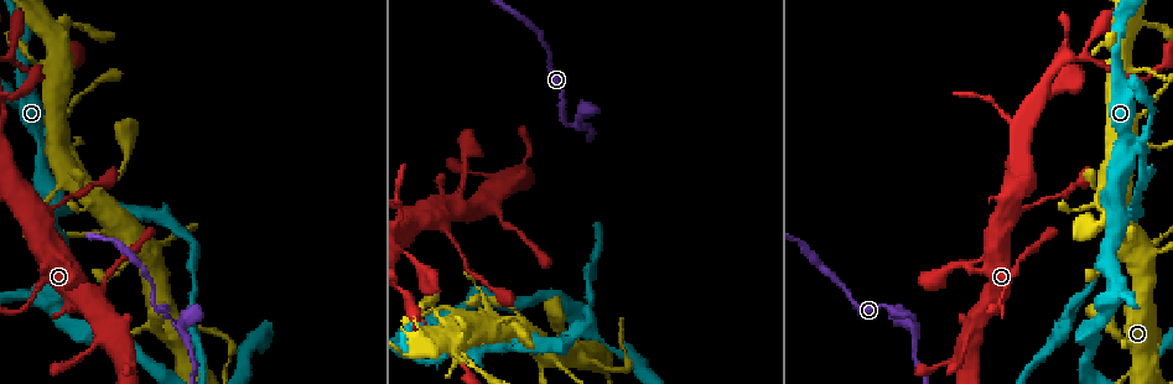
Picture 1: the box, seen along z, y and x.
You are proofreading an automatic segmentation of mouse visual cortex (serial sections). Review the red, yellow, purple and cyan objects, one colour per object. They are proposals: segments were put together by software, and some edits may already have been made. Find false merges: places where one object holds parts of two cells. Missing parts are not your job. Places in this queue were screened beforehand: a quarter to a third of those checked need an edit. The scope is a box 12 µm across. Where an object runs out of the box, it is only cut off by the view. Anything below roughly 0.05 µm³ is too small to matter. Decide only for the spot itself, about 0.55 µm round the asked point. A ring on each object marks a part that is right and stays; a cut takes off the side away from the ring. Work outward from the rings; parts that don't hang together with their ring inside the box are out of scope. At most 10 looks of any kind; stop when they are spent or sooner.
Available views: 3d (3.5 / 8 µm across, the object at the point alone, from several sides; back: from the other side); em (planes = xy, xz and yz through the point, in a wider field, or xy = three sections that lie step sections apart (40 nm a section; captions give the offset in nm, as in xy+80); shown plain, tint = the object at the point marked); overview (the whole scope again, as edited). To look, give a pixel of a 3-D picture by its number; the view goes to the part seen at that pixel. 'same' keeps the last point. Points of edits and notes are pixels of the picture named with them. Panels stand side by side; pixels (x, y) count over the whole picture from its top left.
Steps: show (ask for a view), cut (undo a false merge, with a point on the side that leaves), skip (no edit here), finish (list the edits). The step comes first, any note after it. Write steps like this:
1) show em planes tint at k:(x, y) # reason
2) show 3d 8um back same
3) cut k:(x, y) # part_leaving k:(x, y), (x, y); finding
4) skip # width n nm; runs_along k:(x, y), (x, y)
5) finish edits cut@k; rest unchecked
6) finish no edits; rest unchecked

show 3d 8um at 1:(207, 330) # abrupt turn

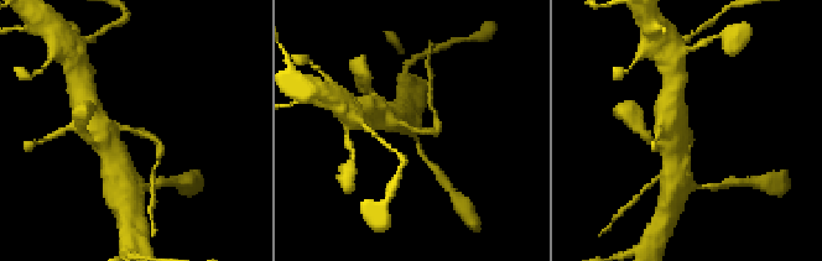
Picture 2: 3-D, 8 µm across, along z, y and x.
show 3d 3.5um at 2:(416, 130) # closer look

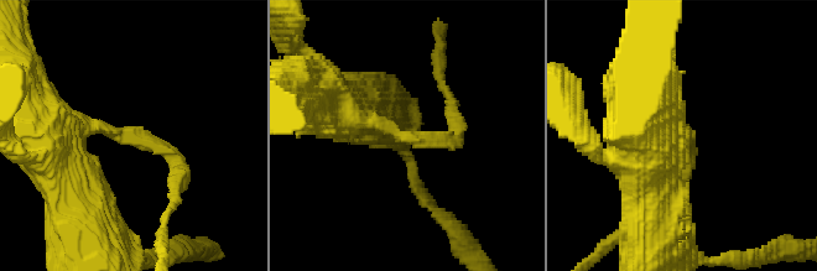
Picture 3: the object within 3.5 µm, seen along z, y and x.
show em xy step 2 tint at 3:(399, 137) # arm_widths 200, 450 nm; now the EM

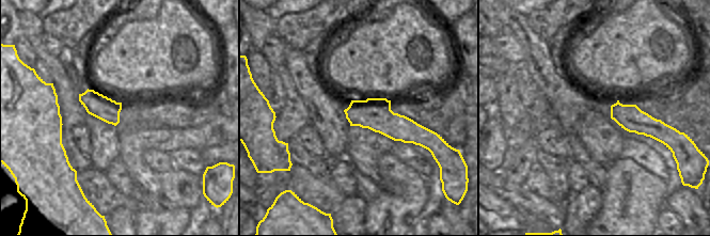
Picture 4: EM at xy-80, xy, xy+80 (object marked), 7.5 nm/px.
skip # runs_along 4:(347, 111), (427, 135); continuous, no second cell

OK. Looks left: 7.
show 3d 3.5um at 1:(914, 328) # a fork

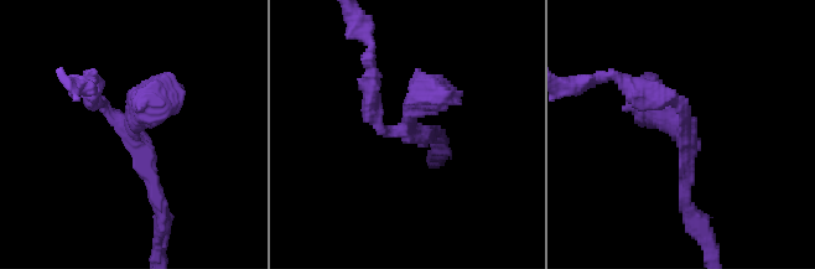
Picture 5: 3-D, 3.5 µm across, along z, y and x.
show em xy step 5 tint at 5:(402, 130) # arms 3; arm_widths 200, 250, 400 nm; need the tissue

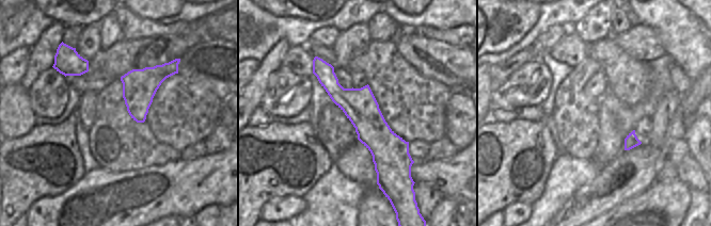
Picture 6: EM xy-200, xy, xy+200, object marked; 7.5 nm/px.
skip # runs_along 5:(94, 84), (124, 127), (177, 89); continuous, no second cell

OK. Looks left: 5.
show 3d 3.5um at 1:(491, 205) # thin arm on a thick one

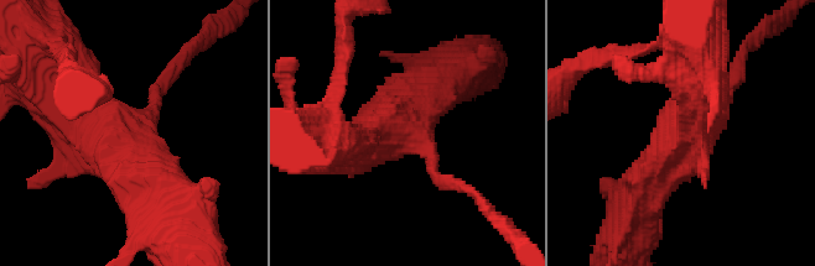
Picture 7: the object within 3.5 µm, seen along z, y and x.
show em xy step 1 tint at 7:(410, 129)

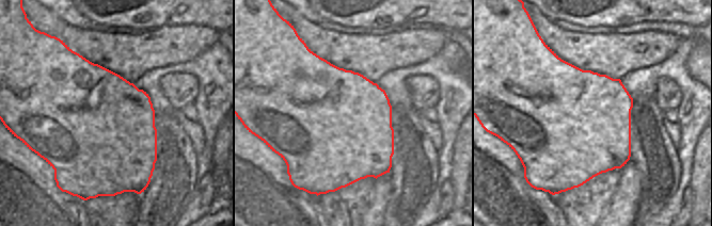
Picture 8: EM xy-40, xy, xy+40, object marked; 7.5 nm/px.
skip # runs_along 7:(43, 85), (66, 100), (165, 199); all the same cell

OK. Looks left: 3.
show 3d 3.5um at 1:(1123, 39) # abrupt turn

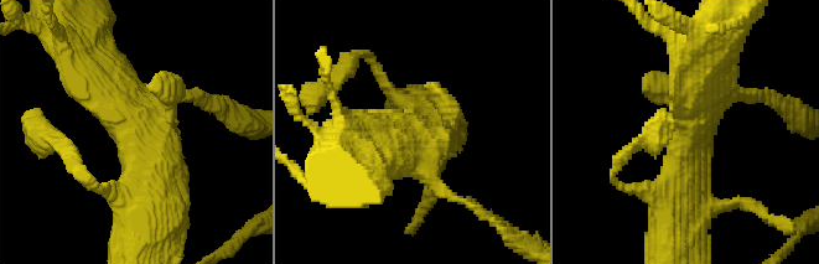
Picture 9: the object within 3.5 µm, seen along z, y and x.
skip # runs_along 9:(150, 208), (146, 136), (82, 68); one cell here

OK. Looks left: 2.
finish no edits; rest unchecked

